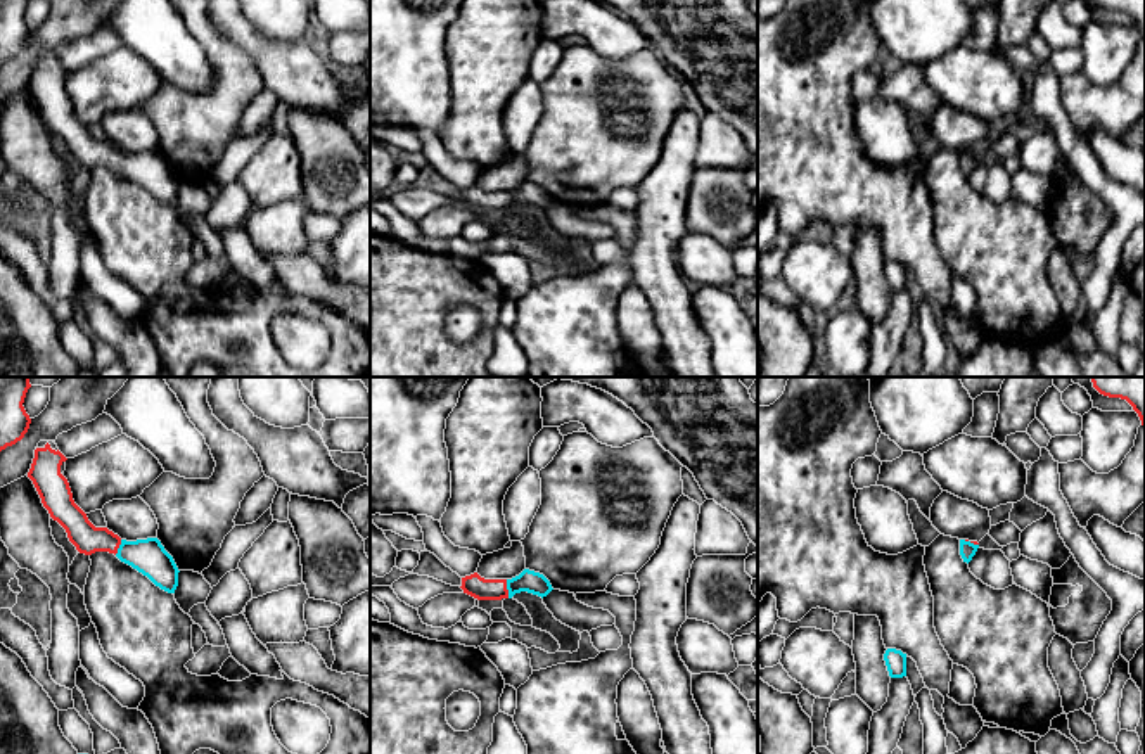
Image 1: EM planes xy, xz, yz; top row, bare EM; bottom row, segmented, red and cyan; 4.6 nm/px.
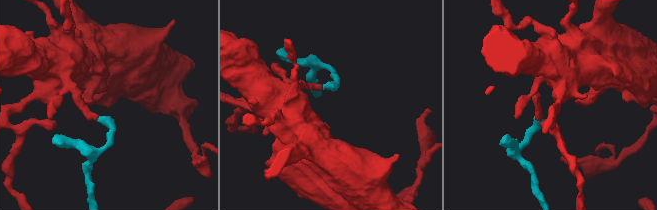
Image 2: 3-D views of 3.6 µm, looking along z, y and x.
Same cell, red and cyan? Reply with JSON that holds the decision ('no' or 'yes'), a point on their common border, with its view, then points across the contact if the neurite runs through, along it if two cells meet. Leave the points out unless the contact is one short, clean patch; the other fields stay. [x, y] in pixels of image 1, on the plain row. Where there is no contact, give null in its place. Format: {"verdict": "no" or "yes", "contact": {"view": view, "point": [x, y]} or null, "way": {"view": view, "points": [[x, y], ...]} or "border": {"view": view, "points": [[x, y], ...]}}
{"verdict": "yes", "contact": {"view": "xz", "point": [505, 201]}, "way": {"view": "xz", "points": [[474, 198], [479, 201], [505, 201], [530, 194]]}}

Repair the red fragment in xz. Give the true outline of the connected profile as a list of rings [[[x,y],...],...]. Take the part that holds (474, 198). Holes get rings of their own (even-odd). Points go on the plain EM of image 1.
[[[524,182],[512,192],[484,192],[477,185],[462,190],[464,206],[477,213],[512,211],[515,206],[528,204],[538,209],[547,209],[553,201],[550,194],[534,183]]]

